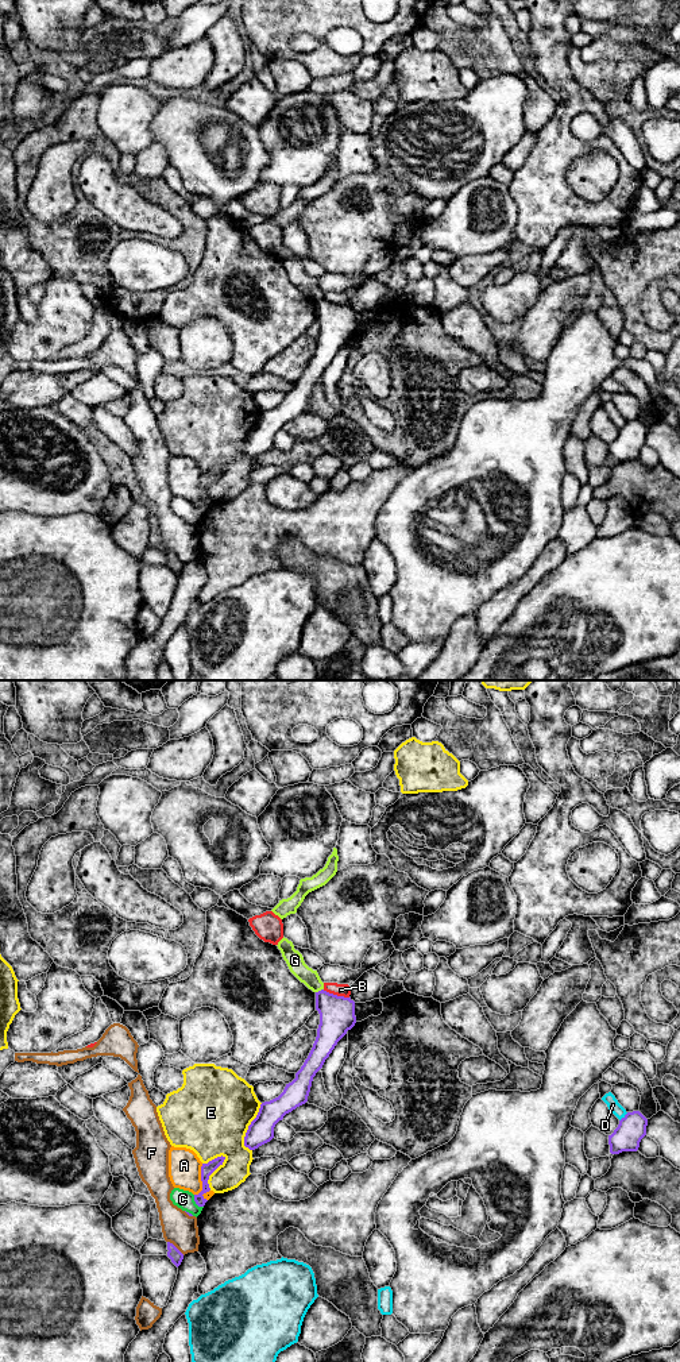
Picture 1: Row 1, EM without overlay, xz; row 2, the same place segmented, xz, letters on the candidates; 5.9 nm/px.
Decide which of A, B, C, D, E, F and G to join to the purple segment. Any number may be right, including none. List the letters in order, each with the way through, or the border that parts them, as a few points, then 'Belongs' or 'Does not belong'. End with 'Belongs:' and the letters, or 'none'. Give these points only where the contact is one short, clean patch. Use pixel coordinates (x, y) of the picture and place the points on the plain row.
A: Does not belong
B: Does not belong
C: Does not belong
D: Does not belong
E: Does not belong
F: Does not belong
G: Boundary: xz (323, 297), (316, 301). Does not belong
Belongs: none

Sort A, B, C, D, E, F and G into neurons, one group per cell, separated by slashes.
A / B / C / D / E / F / G

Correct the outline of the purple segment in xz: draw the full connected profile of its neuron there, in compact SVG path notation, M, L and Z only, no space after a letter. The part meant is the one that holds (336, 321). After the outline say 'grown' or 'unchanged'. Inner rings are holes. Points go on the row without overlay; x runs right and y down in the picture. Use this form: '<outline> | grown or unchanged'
M324 298L316 301L316 319L320 333L313 356L295 387L286 393L283 401L260 413L256 427L248 435L244 455L255 459L274 447L275 433L283 425L308 410L312 390L322 377L337 351L356 332L355 310L351 306L337 305Z | unchanged

